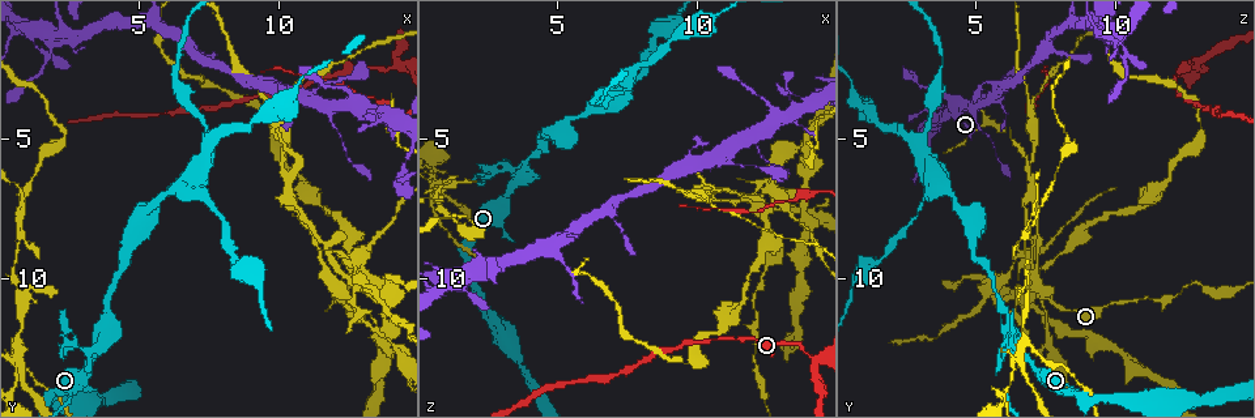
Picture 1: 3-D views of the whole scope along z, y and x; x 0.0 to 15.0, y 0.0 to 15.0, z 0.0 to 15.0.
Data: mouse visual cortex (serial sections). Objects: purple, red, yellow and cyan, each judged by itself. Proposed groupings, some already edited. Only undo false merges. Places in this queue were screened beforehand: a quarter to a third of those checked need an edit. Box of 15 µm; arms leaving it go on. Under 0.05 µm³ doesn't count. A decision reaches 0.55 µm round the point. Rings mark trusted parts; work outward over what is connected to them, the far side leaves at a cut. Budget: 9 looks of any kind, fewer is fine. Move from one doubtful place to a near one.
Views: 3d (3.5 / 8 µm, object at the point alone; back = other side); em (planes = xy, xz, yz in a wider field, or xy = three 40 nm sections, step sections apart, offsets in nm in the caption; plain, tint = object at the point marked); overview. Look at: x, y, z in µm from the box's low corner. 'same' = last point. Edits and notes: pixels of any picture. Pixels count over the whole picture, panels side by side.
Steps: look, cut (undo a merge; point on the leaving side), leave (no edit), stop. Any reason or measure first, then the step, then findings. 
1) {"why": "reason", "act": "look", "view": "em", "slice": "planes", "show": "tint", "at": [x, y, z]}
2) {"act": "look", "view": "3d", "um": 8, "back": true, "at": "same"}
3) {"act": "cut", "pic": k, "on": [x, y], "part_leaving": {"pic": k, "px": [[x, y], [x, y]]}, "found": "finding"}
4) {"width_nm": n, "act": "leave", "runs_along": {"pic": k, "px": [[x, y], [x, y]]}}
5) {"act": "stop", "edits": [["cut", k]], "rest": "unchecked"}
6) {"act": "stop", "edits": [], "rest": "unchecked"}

{"act": "look", "view": "3d", "um": 3.5, "at": [2.3, 12.4, 6.0]}

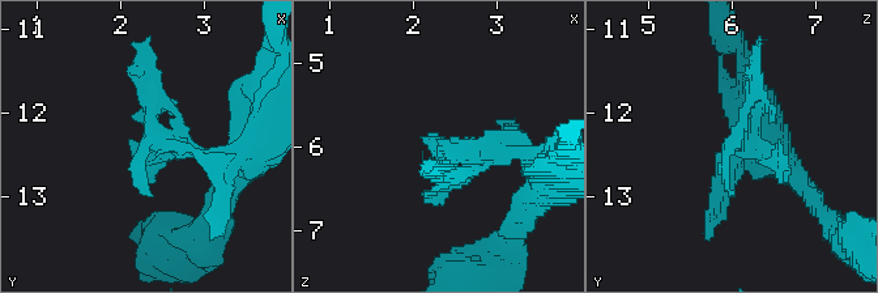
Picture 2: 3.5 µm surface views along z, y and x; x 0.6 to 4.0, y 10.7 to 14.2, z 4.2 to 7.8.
{"act": "leave", "found": "continuous, no second cell"}

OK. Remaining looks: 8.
{"why": "abrupt turn", "act": "look", "view": "3d", "um": 3.5, "at": [12.4, 10.6, 7.5]}

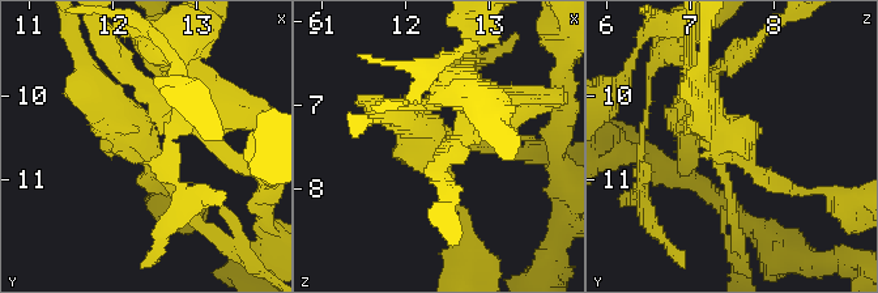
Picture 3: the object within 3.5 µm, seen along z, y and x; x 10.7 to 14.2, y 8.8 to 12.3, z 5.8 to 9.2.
{"act": "look", "view": "em", "slice": "xy", "step": 3, "show": "tint", "at": [12.40, 10.65, 7.60]}

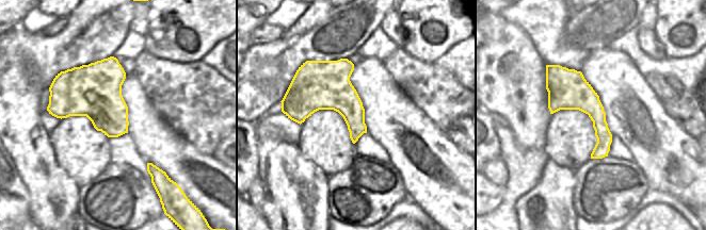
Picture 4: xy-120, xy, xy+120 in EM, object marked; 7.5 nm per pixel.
{"arm_widths_nm": [150, 150, 400], "act": "cut", "pic": 3, "on": [139, 75], "part_leaving": {"pic": 3, "px": [[123, 124], [71, 37]]}, "found": "two cells meet here"}

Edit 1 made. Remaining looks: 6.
{"act": "look", "view": "overview"}

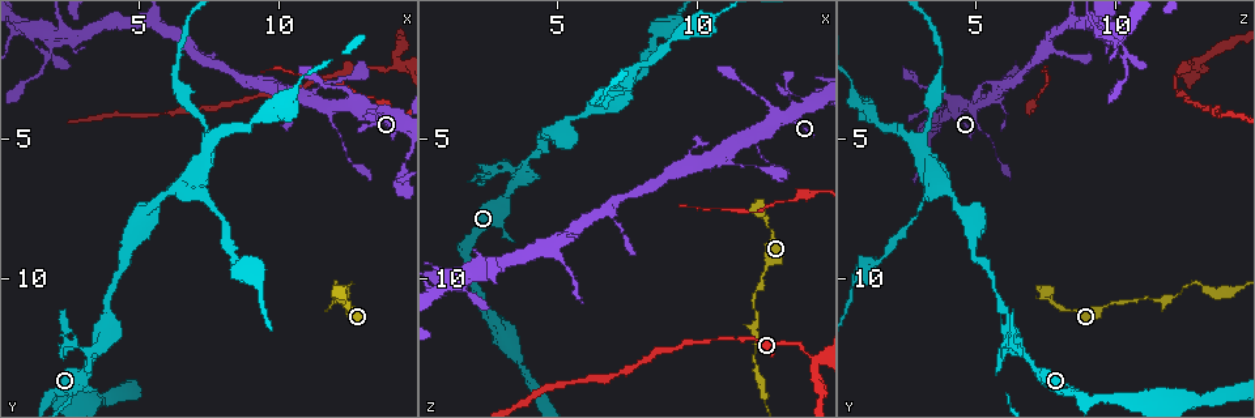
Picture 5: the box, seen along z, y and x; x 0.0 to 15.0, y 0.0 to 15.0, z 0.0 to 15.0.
{"why": "abrupt turn", "act": "look", "view": "3d", "um": 3.5, "at": [12.2, 10.3, 13.2]}

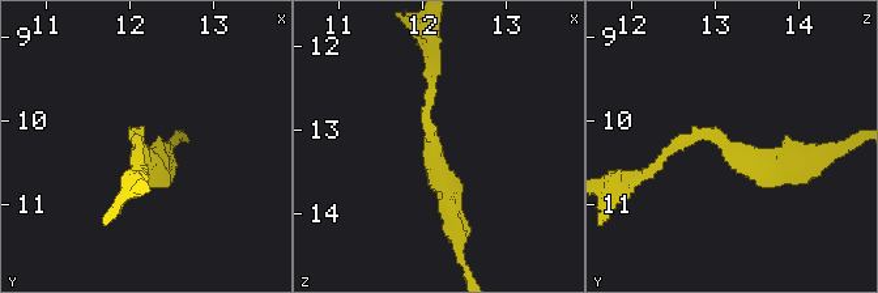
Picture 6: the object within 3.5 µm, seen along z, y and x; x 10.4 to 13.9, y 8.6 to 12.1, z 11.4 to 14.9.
{"arm_widths_nm": [150, 300], "why": "shape alone is not enough", "act": "look", "view": "em", "slice": "xy", "step": 2, "show": "tint", "at": [12.10, 10.35, 13.20]}

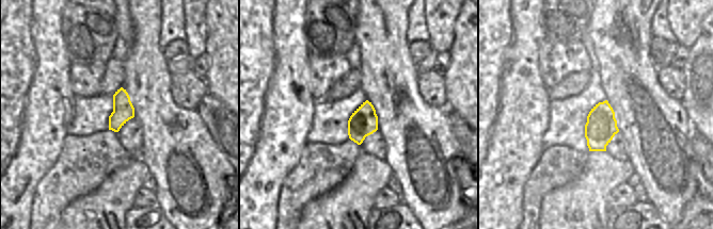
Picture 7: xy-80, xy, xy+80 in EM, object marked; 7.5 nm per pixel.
{"act": "leave", "runs_along": {"pic": 6, "px": [[431, 73], [431, 161], [452, 219]]}, "found": "one cell here"}

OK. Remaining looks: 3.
{"why": "side arm on a straight run", "act": "look", "view": "3d", "um": 3.5, "at": [11.9, 3.8, 5.1]}

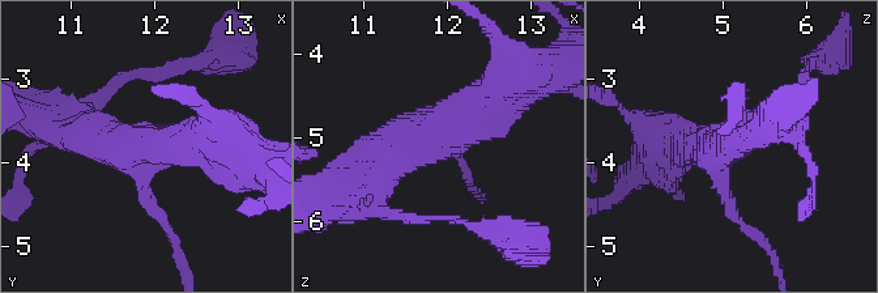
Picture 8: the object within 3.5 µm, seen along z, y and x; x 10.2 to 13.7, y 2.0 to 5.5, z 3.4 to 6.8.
{"why": "shape alone is not enough", "act": "look", "view": "em", "slice": "xy", "step": 2, "show": "tint", "at": [11.90, 3.80, 4.95]}

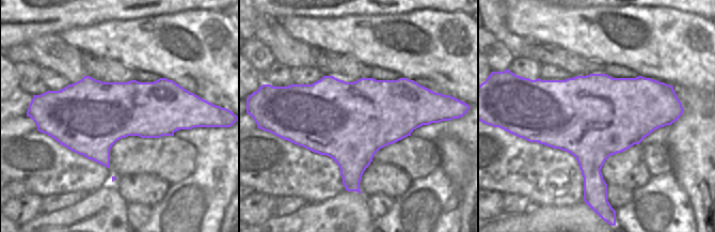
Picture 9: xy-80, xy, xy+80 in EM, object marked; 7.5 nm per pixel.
{"arms": 3, "arm_widths_nm": [150, 450, 500], "act": "leave", "runs_along": {"pic": 8, "px": [[514, 83], [357, 173]]}, "found": "continuous, no second cell"}

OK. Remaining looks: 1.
{"act": "stop", "edits": [["cut", 3]], "rest": "unchecked"}

